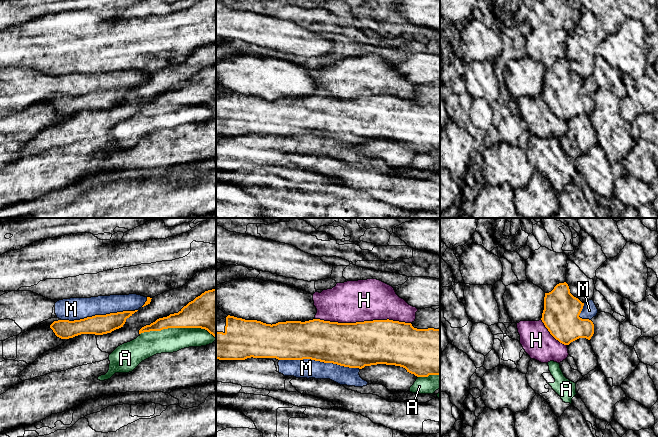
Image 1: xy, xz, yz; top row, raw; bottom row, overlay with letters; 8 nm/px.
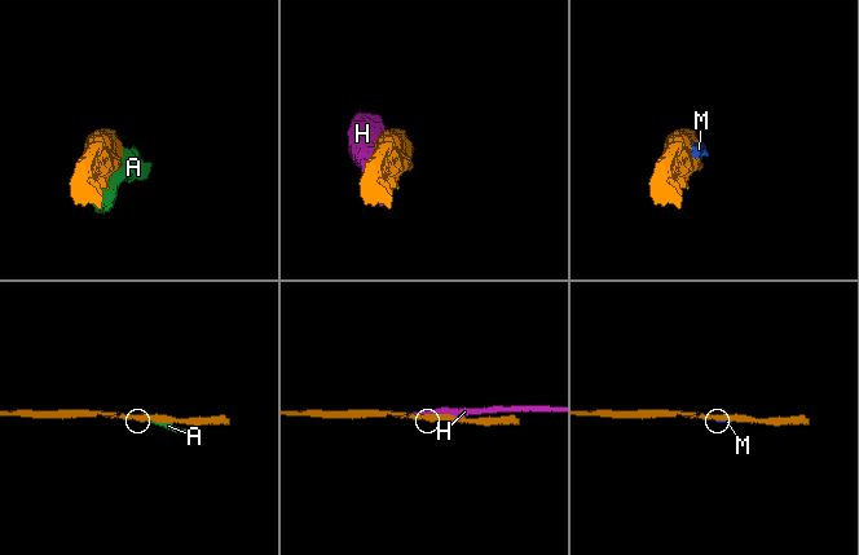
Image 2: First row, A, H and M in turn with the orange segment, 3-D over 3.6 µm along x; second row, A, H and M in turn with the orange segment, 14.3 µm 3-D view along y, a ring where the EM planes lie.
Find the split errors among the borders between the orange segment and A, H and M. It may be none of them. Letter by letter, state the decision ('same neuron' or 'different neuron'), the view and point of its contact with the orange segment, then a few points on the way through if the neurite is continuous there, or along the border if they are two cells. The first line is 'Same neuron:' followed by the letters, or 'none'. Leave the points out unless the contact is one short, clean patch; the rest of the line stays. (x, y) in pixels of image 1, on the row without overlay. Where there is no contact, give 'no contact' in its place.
Same neuron: none
A: different neuron; contact xy (178, 103)
H: different neuron; contact xz (363, 98)
M: different neuron; contact xz (319, 136)

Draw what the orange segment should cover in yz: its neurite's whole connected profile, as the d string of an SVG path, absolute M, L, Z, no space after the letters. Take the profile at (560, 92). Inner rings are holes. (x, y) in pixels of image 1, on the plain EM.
M566 58L559 59L551 68L545 69L544 86L541 96L550 110L564 121L569 121L579 114L590 116L594 110L594 100L589 95L579 93L583 82L584 79L570 69L569 62Z

